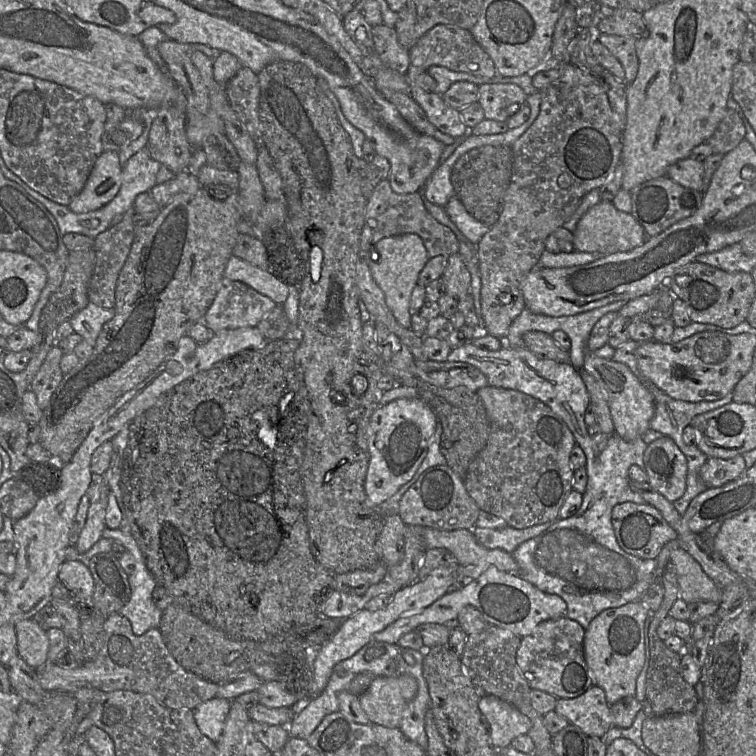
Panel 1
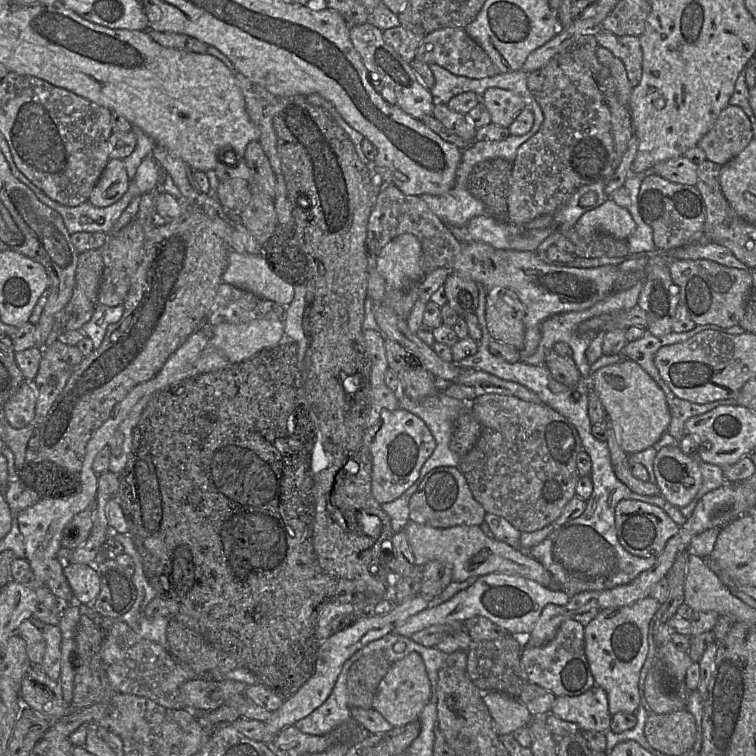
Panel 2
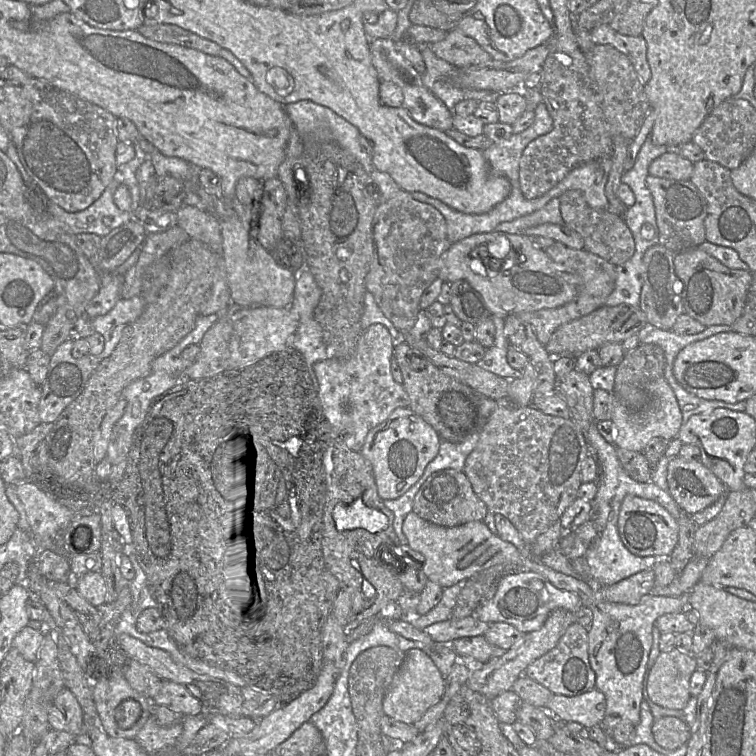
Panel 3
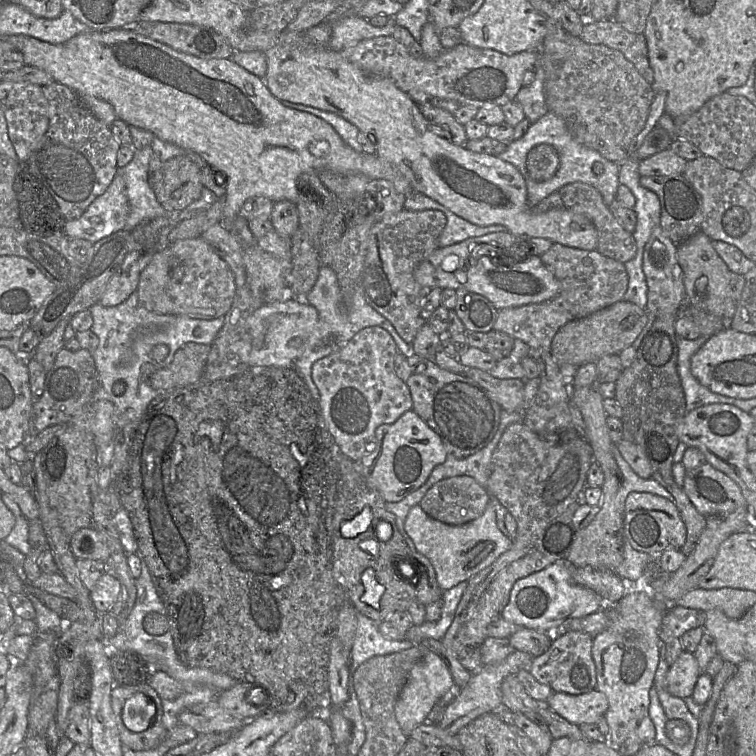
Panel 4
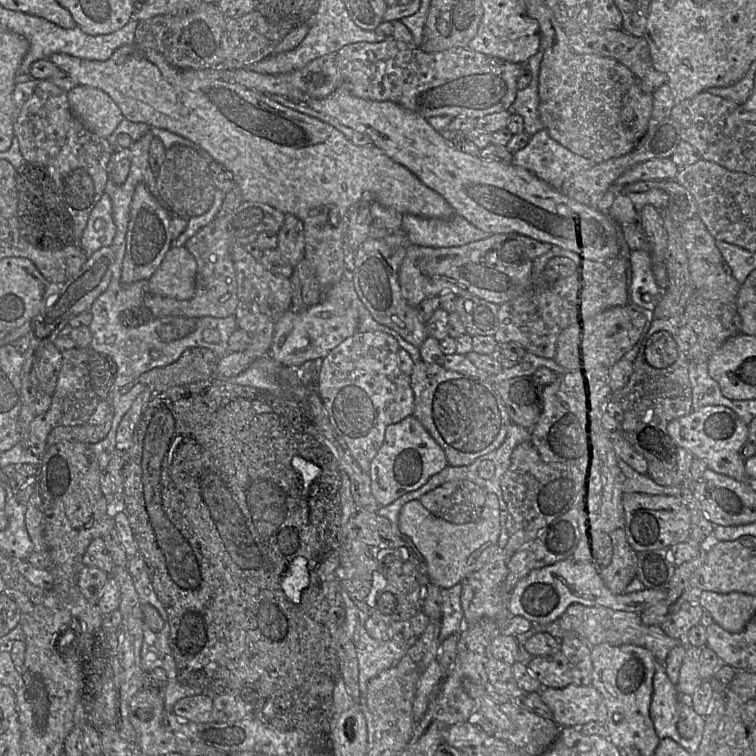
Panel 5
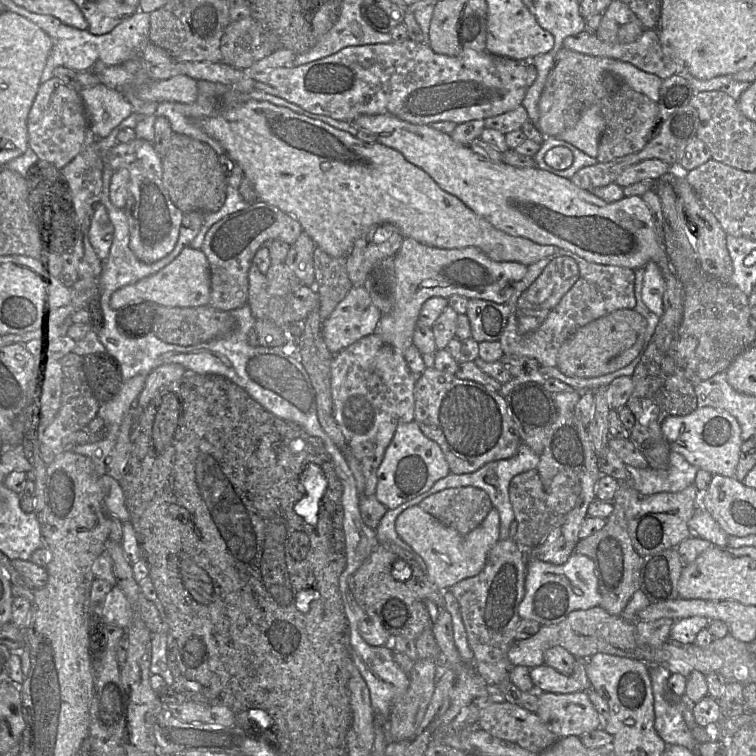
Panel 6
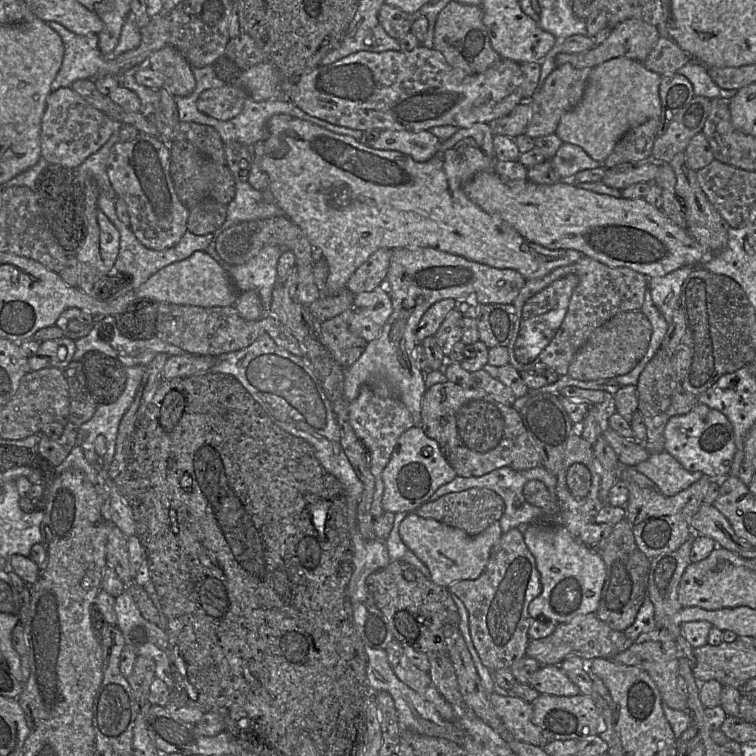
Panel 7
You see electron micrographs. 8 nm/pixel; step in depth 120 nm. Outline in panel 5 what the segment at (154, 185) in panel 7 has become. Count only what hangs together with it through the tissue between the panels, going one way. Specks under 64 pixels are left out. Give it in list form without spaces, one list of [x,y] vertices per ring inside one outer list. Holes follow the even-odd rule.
[[[140,183],[136,186],[130,206],[126,251],[122,266],[123,285],[141,280],[148,281],[159,268],[166,253],[172,247],[172,217],[169,209],[150,193],[145,184]]]

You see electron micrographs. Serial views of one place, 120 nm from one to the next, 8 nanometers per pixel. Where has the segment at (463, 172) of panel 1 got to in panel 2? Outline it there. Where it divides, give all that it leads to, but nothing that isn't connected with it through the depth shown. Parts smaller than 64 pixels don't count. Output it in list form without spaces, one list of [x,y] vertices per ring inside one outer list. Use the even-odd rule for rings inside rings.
[[[492,158],[477,163],[469,176],[469,191],[486,207],[486,215],[508,222],[508,196],[513,163]]]

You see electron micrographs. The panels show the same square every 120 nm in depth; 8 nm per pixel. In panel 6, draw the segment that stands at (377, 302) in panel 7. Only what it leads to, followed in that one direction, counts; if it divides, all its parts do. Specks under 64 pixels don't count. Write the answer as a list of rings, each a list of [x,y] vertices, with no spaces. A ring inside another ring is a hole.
[[[353,286],[330,316],[322,322],[322,337],[336,355],[356,341],[373,334],[383,314],[363,286]]]

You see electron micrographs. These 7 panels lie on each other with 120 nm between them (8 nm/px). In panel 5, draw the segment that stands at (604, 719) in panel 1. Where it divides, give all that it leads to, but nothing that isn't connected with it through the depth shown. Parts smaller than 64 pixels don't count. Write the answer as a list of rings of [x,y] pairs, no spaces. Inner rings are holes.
[[[592,685],[543,688],[540,694],[559,727],[580,729],[589,722],[597,722],[598,708],[603,697]]]

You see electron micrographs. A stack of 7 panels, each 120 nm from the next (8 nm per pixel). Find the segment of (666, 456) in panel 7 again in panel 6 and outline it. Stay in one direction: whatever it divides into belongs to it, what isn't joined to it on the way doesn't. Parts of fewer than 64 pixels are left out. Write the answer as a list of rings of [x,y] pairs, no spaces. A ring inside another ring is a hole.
[[[675,451],[670,452],[669,467],[666,471],[628,465],[626,468],[630,474],[630,486],[644,495],[682,491],[694,483],[700,469]]]

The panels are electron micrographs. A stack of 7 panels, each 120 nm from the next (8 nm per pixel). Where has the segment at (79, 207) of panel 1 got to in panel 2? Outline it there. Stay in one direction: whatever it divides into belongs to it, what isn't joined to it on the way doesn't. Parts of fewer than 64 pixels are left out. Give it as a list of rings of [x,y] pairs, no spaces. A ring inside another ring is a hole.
[[[110,159],[88,202],[99,208],[113,205],[126,193],[129,181],[124,162],[121,159]]]

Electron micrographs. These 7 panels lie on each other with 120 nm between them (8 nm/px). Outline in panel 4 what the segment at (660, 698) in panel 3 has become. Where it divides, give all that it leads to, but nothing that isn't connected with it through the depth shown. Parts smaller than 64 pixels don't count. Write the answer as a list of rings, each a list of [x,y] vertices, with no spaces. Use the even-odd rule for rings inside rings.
[[[684,650],[669,666],[666,674],[666,690],[682,699],[690,697],[702,672],[694,653]]]

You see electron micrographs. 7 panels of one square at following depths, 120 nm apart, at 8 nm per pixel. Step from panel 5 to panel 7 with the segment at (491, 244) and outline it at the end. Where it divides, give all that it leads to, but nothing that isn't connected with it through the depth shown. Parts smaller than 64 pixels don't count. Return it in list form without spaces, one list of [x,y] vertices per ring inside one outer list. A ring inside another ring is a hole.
[[[402,247],[392,250],[386,277],[386,289],[392,301],[393,311],[380,335],[368,342],[364,352],[350,367],[344,370],[344,397],[350,403],[355,400],[363,385],[373,378],[386,379],[395,389],[396,396],[409,410],[413,424],[421,427],[421,403],[426,391],[425,375],[415,363],[414,348],[417,345],[416,327],[423,314],[436,302],[444,299],[470,299],[480,304],[513,304],[526,279],[514,269],[497,269],[468,260],[462,256],[431,247]]]

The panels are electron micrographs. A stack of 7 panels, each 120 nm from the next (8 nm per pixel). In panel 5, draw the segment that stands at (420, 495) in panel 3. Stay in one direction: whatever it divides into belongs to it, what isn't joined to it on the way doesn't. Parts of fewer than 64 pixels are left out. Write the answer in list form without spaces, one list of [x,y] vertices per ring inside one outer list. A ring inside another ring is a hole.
[[[453,480],[430,490],[419,501],[447,522],[466,524],[480,517],[487,493],[469,480]]]

